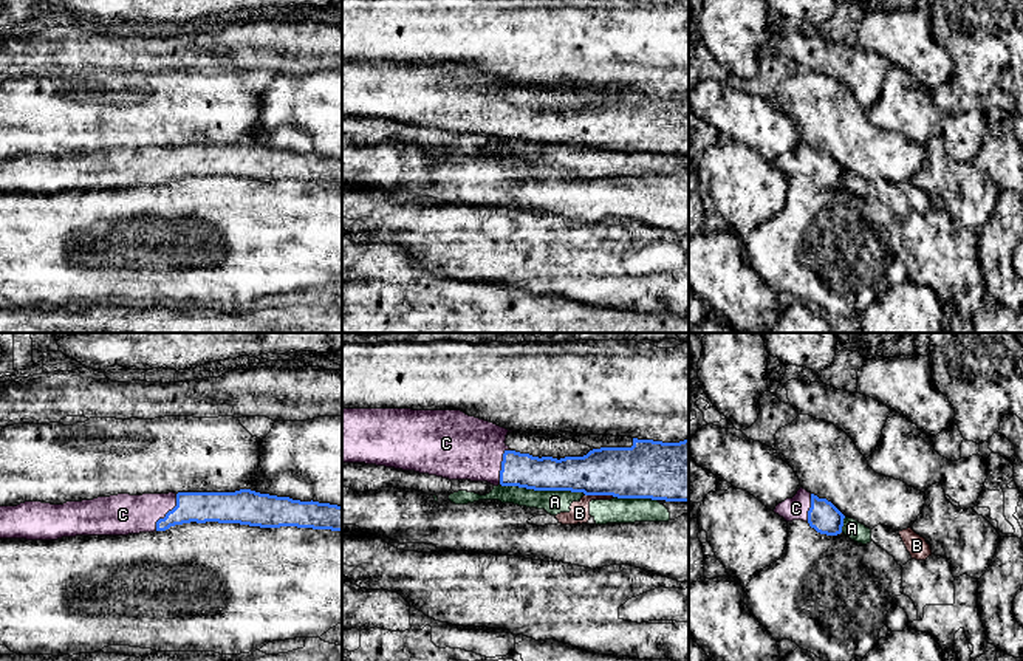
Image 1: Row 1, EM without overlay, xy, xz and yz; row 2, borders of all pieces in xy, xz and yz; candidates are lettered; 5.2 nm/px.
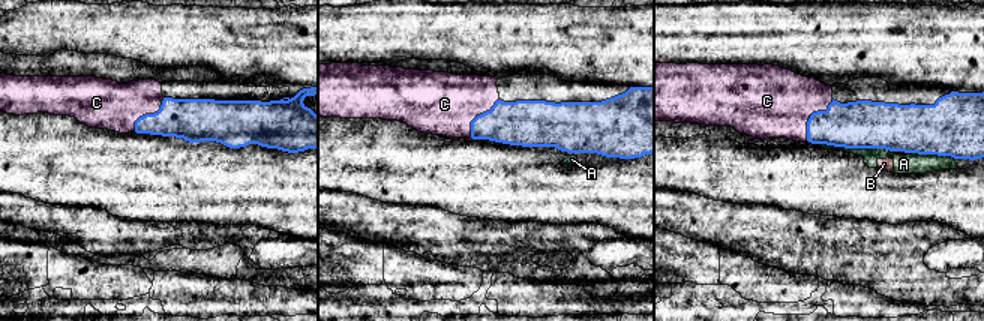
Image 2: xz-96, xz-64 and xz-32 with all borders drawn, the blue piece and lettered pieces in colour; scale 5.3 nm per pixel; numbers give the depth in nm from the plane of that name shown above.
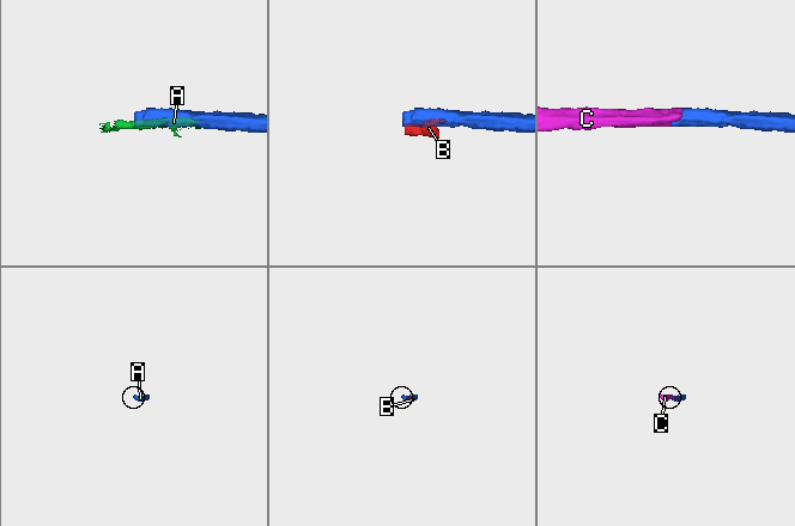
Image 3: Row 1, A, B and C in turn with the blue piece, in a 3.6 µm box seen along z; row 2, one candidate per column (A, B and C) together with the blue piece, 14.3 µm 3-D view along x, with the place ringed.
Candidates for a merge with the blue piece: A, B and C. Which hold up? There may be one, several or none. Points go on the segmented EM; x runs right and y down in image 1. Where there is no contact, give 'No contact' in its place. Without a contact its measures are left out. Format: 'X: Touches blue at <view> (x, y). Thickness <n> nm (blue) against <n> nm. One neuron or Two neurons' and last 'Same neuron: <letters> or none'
A: Touches blue at xz (544, 489). Thickness 200 nm (blue) against 130 nm. Two neurons
B: Touches blue at xz (599, 494). Thickness 280 nm (blue) against 100 nm. Two neurons
C: Touches blue at xy (167, 513). Thickness 160 nm (blue) against 220 nm. One neuron
Same neuron: C

